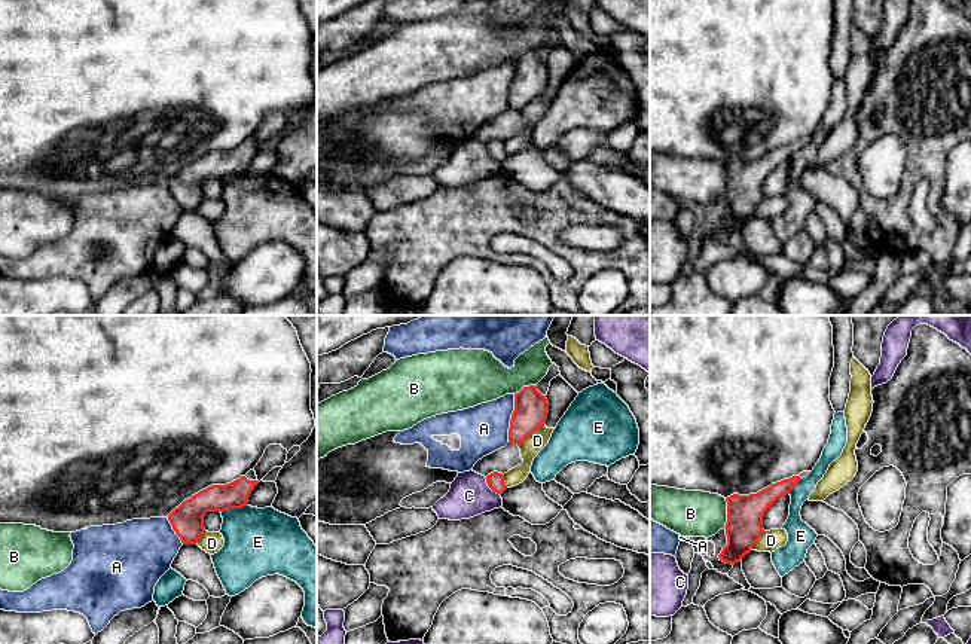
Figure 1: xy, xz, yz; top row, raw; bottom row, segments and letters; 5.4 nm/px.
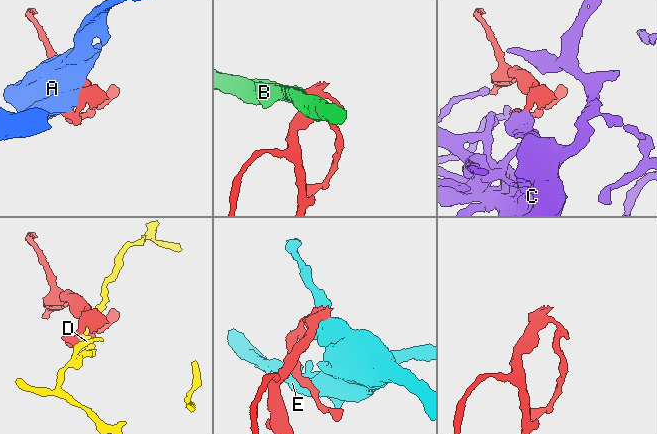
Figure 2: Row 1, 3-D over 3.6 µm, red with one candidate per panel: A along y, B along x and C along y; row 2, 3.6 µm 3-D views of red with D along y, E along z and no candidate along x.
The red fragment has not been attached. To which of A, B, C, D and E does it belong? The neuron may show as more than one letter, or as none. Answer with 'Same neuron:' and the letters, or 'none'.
Same neuron: none

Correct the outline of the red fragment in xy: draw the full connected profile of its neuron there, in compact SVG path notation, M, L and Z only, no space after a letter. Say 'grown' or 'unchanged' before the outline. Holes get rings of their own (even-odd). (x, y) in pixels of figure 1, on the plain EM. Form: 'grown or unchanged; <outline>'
grown; M253 135L230 150L211 152L184 167L168 181L168 187L183 211L196 211L205 199L204 181L247 173L248 164L257 150Z

